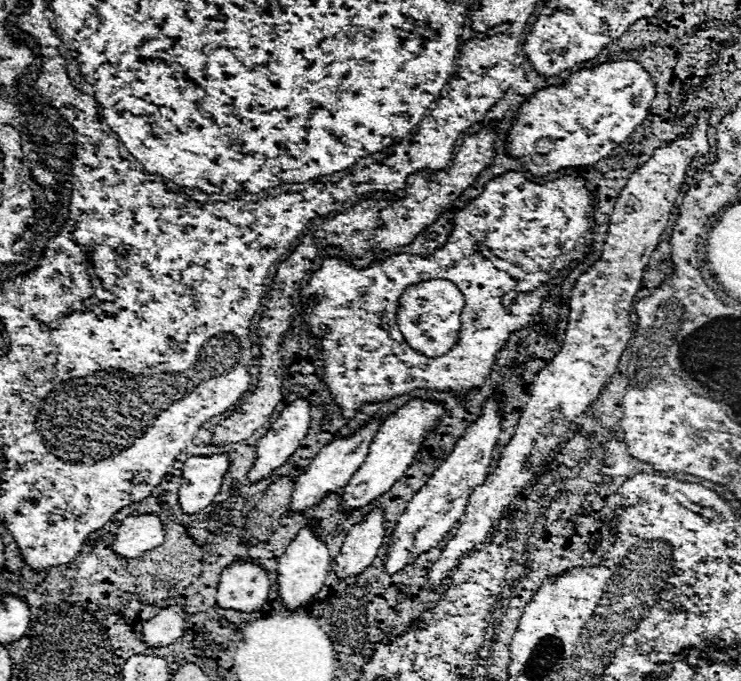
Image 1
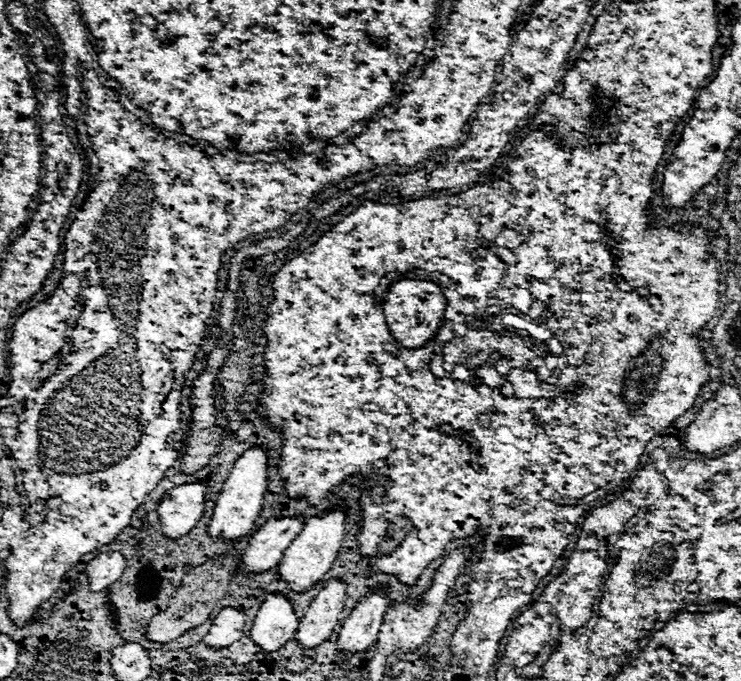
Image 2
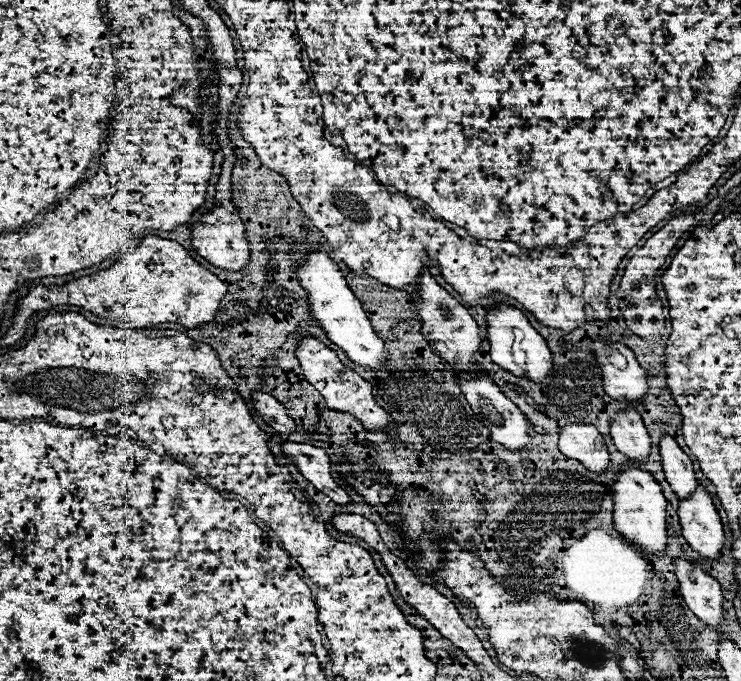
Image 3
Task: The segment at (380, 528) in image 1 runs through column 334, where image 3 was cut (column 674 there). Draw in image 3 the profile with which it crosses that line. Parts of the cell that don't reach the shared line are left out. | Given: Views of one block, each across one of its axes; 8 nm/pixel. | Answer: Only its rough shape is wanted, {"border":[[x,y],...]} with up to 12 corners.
{"border":[[686,558],[674,574],[688,608],[708,626],[722,624],[716,578]]}

